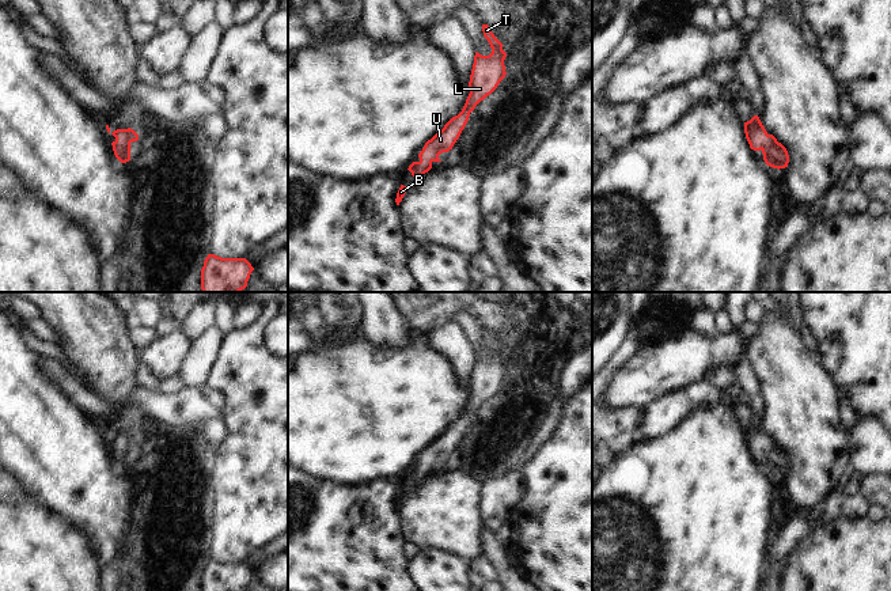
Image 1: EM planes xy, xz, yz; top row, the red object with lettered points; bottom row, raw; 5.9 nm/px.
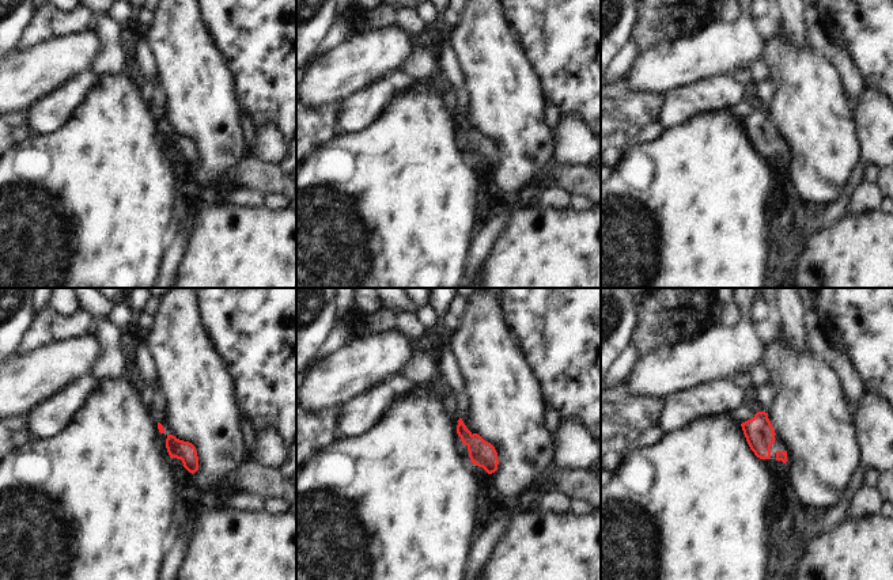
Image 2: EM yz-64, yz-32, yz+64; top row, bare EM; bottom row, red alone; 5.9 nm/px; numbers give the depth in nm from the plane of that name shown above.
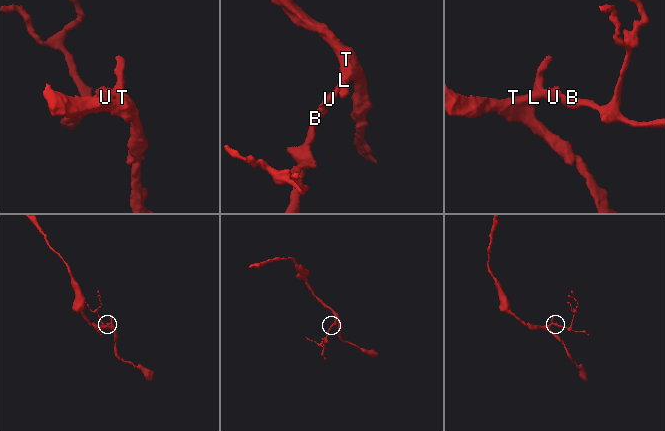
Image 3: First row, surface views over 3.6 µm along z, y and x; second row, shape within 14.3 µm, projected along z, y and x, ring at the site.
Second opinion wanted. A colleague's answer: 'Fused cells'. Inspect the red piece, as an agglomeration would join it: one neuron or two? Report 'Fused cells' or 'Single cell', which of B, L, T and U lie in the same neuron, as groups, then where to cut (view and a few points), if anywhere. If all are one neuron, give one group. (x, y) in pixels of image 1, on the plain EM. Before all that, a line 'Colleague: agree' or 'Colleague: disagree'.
Colleague: disagree
Single cell. Groups: B L T U. No split.

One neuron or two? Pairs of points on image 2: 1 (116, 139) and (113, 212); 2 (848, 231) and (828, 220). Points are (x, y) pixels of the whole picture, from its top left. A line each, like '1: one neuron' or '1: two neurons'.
1: one neuron
2: two neurons

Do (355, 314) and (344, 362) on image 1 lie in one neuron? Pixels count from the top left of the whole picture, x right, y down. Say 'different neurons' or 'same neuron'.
different neurons

